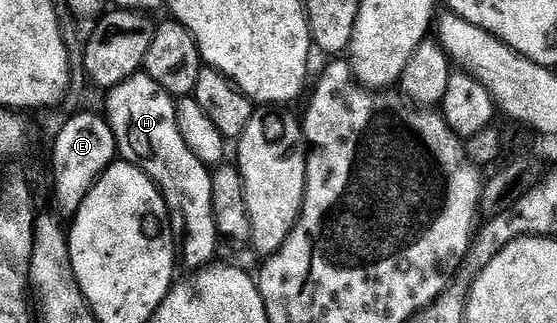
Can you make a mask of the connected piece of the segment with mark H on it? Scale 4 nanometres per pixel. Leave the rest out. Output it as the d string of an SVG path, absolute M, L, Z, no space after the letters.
M144 71L132 74L105 95L107 97L104 118L106 124L110 126L112 135L115 136L117 156L144 171L144 175L148 175L160 191L170 216L170 230L174 232L174 244L181 264L183 261L190 271L206 268L215 260L214 252L218 249L218 241L220 242L220 234L212 211L212 173L204 162L196 159L192 151L188 151L188 143L184 143L184 135L180 135L180 126L176 124L175 98Z

